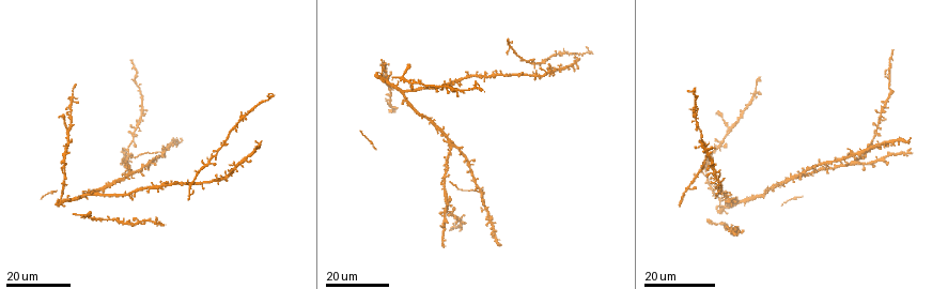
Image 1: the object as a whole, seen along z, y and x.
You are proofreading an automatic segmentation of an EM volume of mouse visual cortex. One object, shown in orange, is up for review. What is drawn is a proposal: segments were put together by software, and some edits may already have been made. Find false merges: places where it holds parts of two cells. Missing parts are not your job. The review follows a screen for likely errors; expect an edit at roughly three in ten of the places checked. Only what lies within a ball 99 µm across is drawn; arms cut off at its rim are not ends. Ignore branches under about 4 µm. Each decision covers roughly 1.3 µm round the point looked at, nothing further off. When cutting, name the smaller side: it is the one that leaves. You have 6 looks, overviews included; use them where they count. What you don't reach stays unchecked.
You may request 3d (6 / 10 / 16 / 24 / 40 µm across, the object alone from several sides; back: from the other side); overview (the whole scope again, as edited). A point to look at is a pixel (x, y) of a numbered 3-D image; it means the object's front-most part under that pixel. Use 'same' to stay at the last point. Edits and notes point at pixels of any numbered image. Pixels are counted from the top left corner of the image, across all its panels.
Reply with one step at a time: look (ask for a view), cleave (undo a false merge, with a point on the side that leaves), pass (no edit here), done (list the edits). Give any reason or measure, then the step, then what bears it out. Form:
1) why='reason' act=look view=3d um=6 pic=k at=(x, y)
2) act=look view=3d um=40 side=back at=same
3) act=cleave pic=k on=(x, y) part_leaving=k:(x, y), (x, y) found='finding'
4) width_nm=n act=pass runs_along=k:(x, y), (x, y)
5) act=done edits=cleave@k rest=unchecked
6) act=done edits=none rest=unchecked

act=look view=3d um=16 pic=1 at=(406, 99)

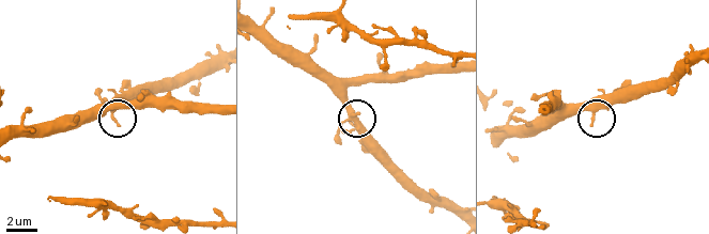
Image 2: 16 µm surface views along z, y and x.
act=look view=3d um=6 pic=2 at=(605, 107)

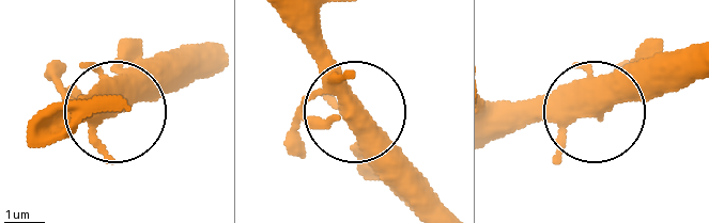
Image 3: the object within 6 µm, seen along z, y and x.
act=pass found='one cell here'

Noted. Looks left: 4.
act=look view=3d um=24 pic=1 at=(728, 129)

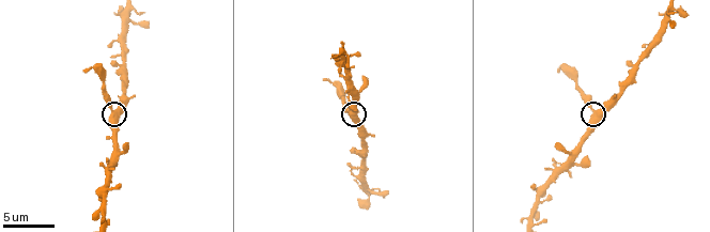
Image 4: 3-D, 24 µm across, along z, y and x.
why='zoom in' act=look view=3d um=10 pic=4 at=(112, 113)

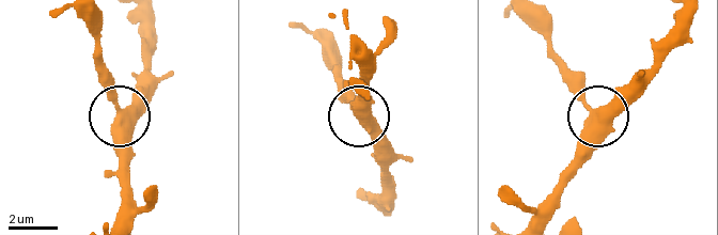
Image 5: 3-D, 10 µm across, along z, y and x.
width_nm=410 act=cleave pic=5 on=(563, 73) part_leaving=5:(586, 103), (561, 56), (525, 18) found='a second cell is stuck on'

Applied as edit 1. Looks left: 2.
why='thin arm on a thick one' act=look view=3d um=24 pic=1 at=(161, 152)

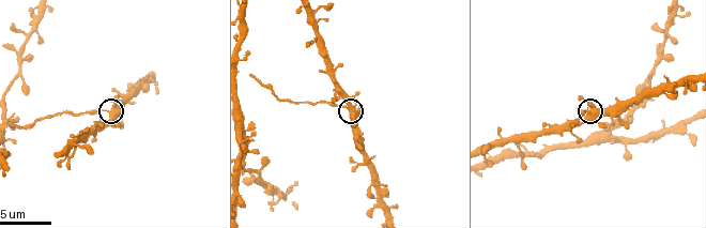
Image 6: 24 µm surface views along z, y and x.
why='closer look' act=look view=3d um=10 pic=6 at=(111, 111)

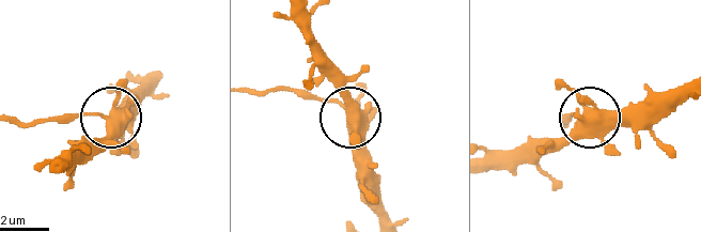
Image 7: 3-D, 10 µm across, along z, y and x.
width_nm=390 act=cleave pic=7 on=(71, 120) found='two cells meet here'

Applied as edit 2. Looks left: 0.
act=done edits=cleave@5,cleave@7 rest=unchecked

